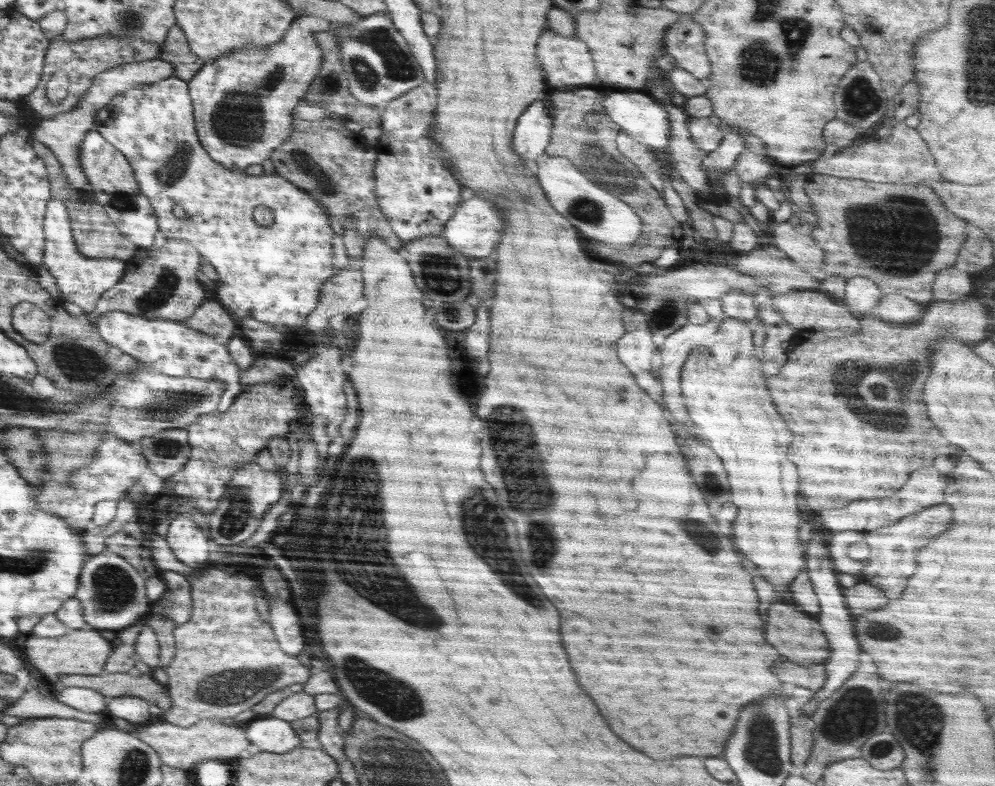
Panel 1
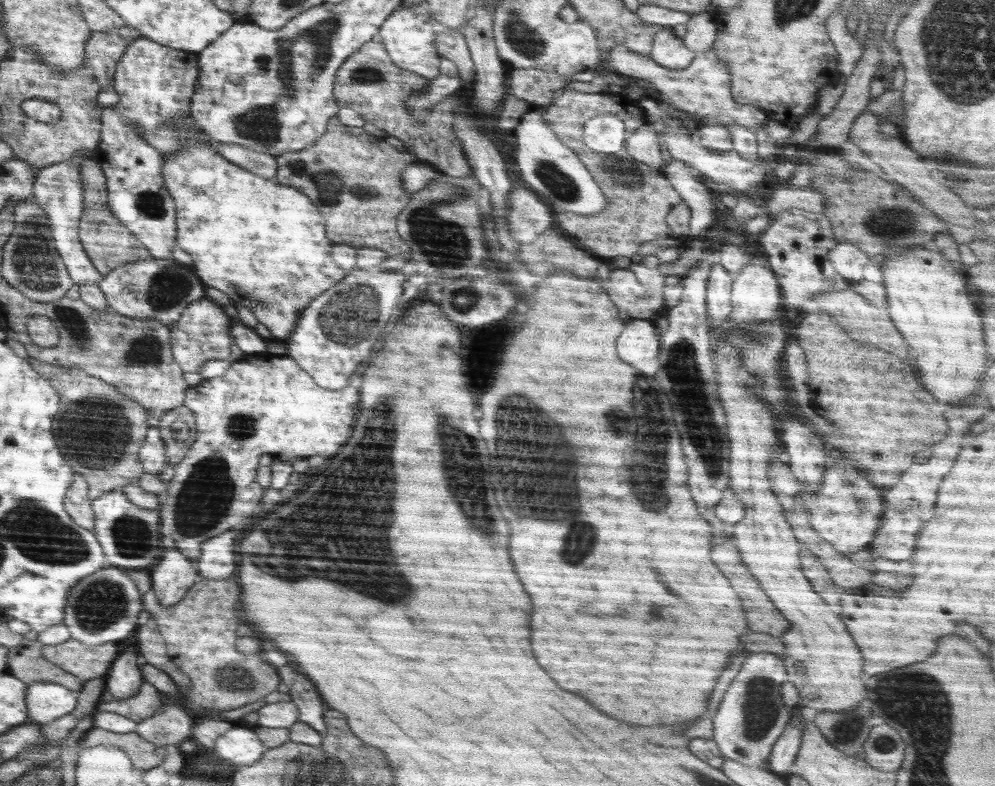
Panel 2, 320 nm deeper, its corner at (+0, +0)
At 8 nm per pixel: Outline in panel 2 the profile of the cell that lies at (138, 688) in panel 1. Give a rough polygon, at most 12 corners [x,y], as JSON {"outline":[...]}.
{"outline":[[36,637],[9,648],[8,672],[27,685],[79,692],[85,681],[46,660]]}

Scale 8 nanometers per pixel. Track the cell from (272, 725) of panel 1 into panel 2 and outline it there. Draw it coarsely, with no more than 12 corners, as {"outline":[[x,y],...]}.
{"outline":[[239,722],[214,743],[216,756],[250,765],[265,748],[255,727]]}

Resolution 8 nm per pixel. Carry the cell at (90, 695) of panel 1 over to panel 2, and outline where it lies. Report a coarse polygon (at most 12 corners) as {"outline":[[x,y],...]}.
{"outline":[[30,683],[27,720],[40,725],[74,710],[78,693],[60,683]]}

